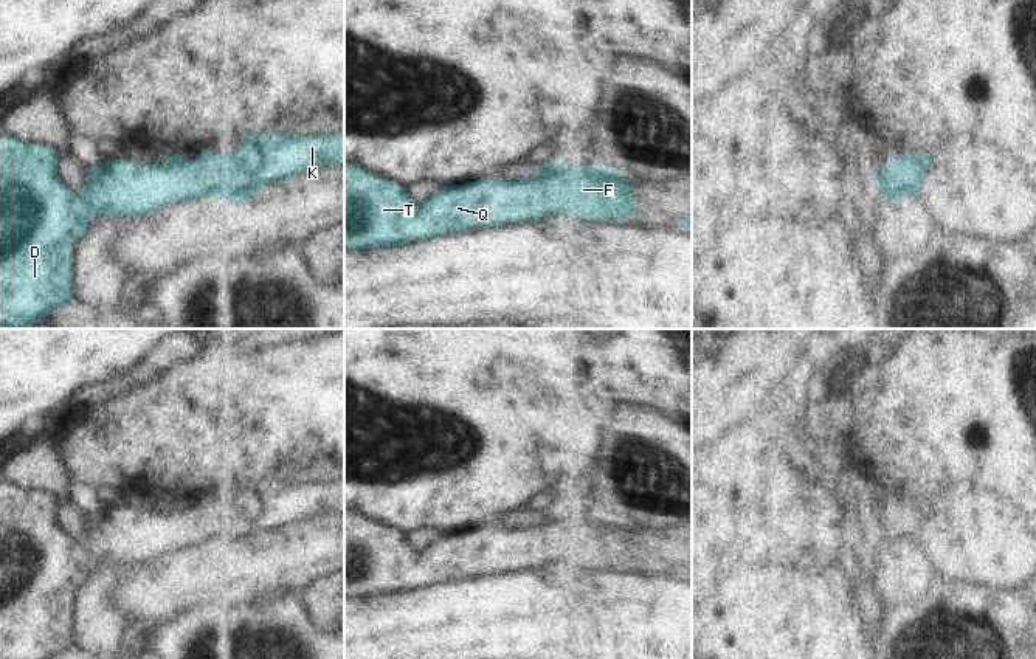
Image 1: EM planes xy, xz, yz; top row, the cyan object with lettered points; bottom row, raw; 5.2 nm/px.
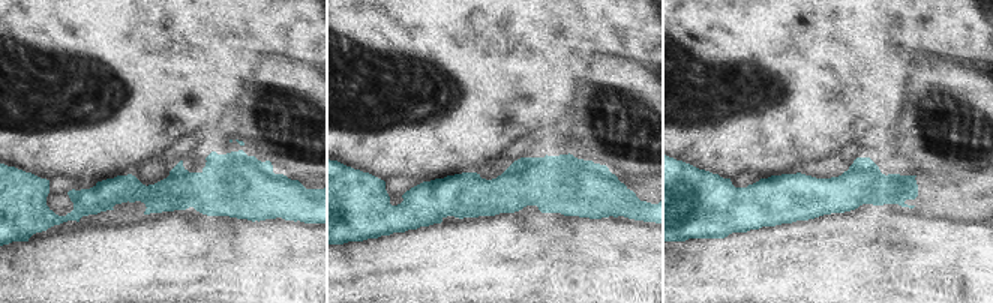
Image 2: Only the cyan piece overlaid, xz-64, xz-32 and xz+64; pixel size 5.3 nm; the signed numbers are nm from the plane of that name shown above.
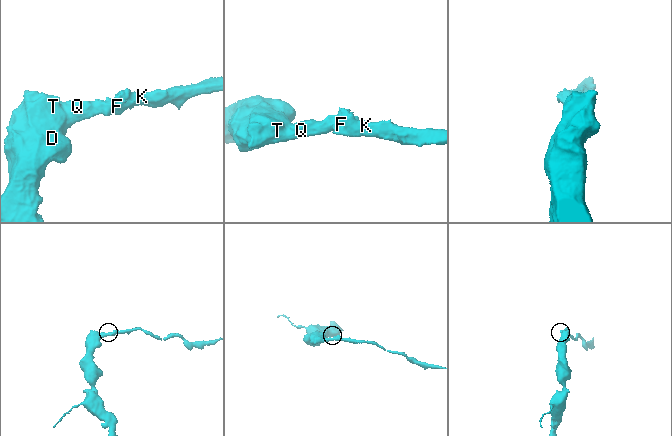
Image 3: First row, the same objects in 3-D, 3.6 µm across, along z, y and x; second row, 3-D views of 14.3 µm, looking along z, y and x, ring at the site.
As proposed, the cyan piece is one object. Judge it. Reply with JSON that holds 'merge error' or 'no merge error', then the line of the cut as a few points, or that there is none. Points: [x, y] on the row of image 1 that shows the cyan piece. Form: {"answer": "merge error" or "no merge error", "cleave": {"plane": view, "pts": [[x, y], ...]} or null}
{"answer": "no merge error", "cleave": null}

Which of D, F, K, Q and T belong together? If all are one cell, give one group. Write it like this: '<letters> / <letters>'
D F K Q T

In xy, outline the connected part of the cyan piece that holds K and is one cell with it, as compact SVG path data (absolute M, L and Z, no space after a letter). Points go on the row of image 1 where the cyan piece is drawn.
M344 132L251 133L242 140L240 152L211 155L202 149L197 160L181 160L175 154L161 164L107 158L99 169L87 169L82 192L68 189L59 178L57 154L50 146L0 135L0 329L29 329L73 299L71 251L87 222L98 214L147 217L167 205L195 198L250 202L270 181L281 183L326 163L344 164Z

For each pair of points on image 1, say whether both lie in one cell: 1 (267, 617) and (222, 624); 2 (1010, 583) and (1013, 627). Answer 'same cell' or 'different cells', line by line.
1: same cell
2: different cells

